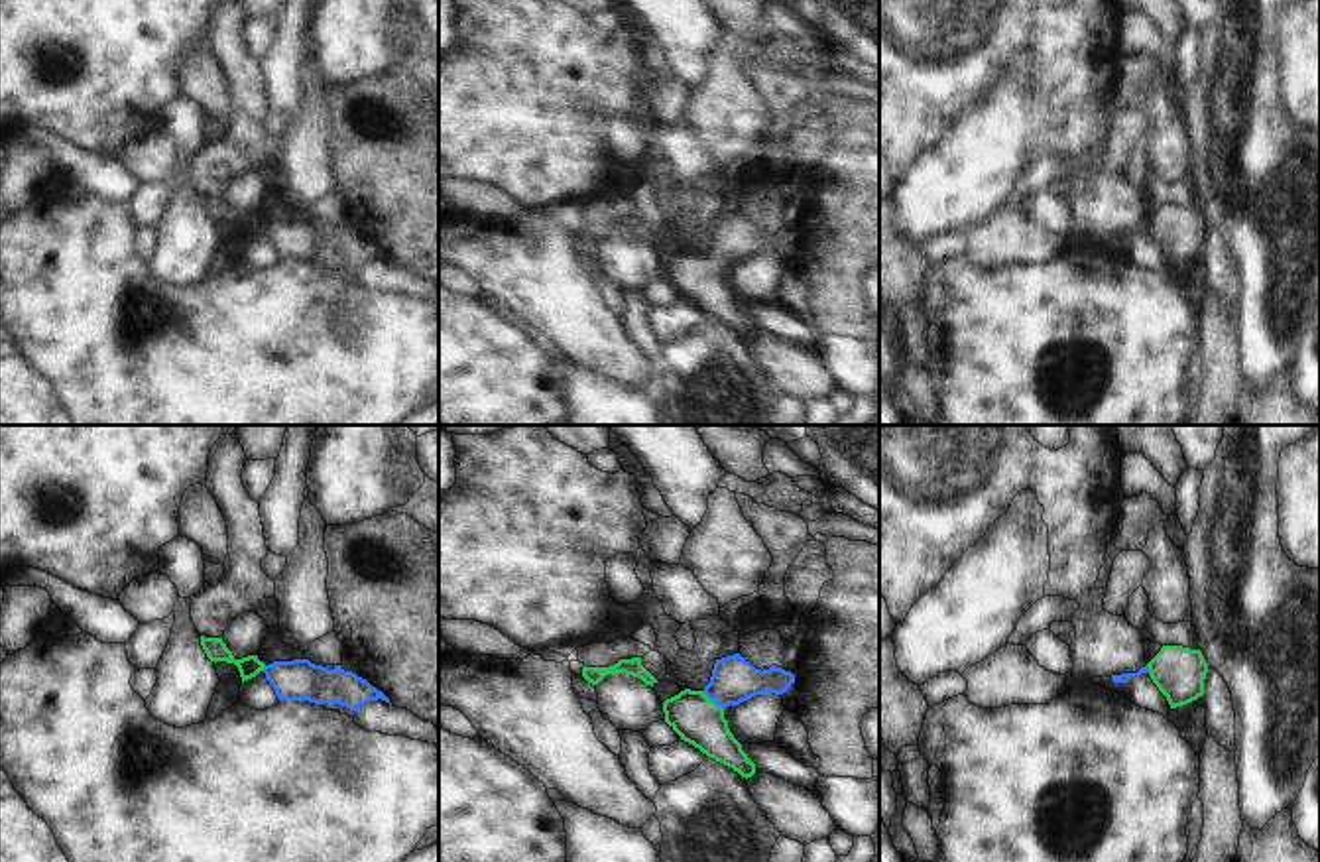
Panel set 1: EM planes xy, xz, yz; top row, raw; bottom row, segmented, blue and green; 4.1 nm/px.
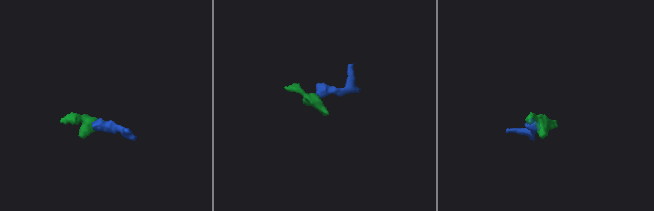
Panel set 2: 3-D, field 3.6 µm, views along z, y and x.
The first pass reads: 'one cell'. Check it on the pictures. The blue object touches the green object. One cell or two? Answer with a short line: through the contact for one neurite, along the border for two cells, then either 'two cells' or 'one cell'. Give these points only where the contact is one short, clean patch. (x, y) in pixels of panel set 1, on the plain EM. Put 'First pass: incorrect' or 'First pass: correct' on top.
First pass: correct
xz (734, 239), (713, 258), (697, 278) | one cell

